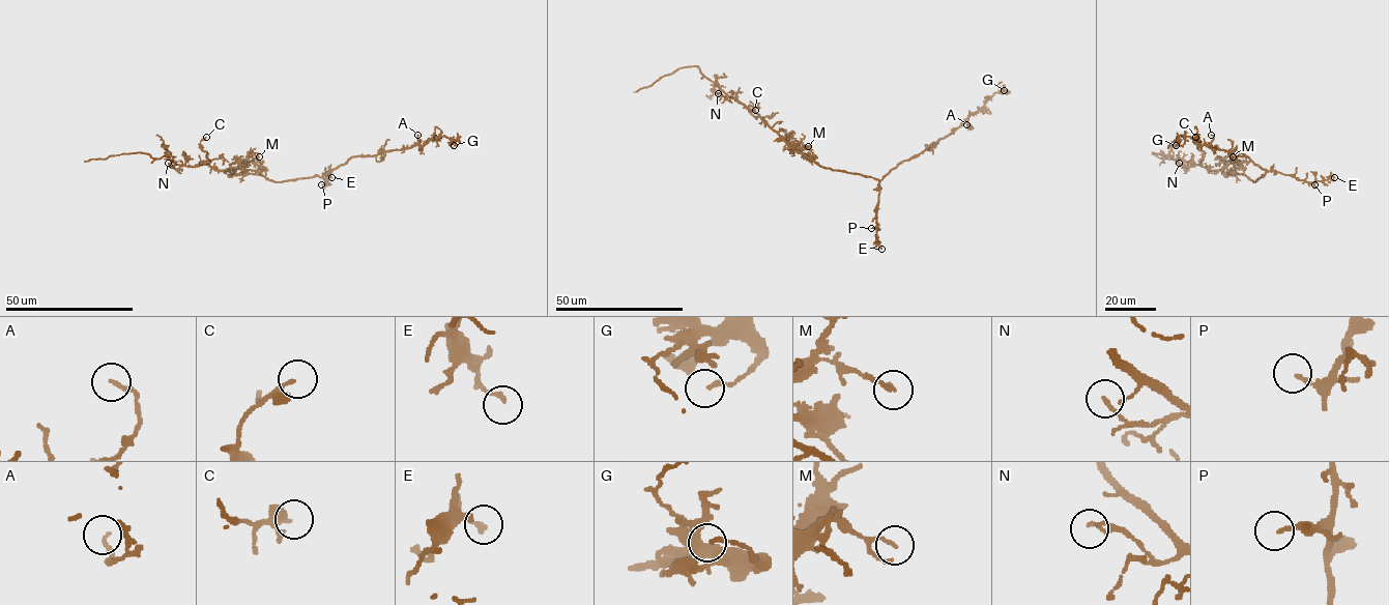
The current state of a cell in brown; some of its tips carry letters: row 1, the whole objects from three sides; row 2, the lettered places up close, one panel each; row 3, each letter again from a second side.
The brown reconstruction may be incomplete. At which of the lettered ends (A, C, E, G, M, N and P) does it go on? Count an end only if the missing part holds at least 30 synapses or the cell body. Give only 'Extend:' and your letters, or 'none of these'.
Extend: none of these

